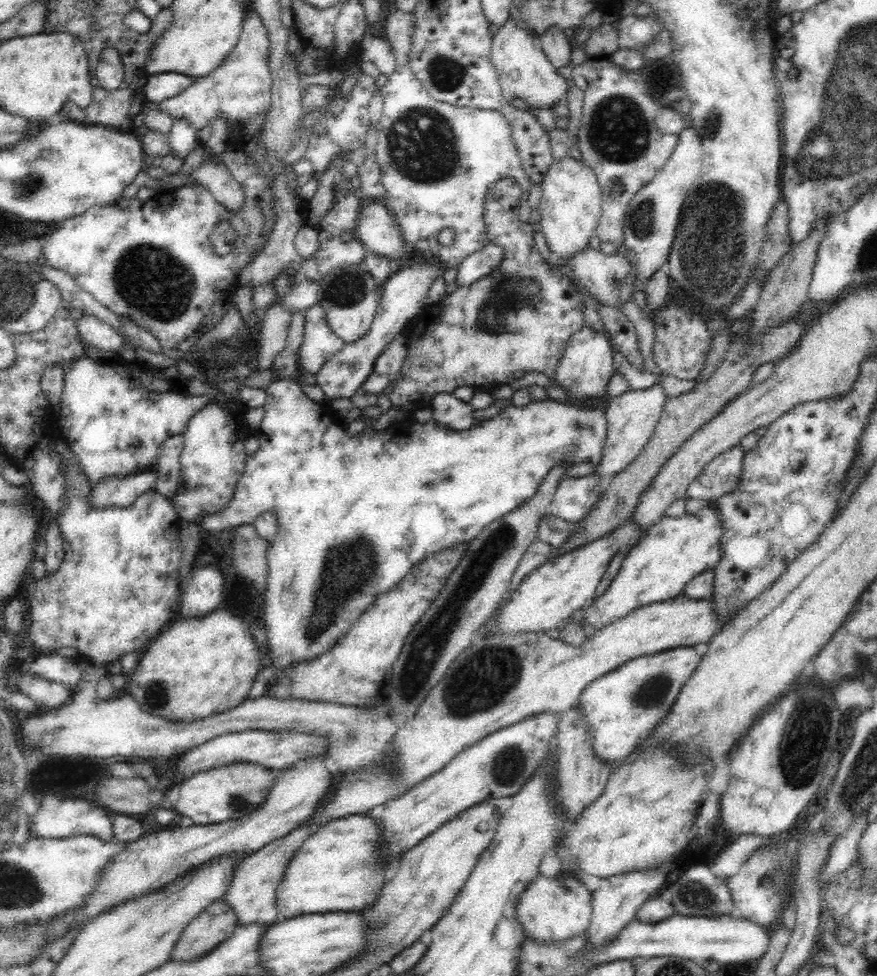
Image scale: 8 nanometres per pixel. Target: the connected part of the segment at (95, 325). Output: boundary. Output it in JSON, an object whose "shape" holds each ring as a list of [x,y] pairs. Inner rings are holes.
{"shape":[[[81,313],[81,316],[76,318],[74,325],[76,325],[76,333],[84,345],[111,354],[122,348],[123,336],[116,332],[110,324],[102,322],[91,314]]]}

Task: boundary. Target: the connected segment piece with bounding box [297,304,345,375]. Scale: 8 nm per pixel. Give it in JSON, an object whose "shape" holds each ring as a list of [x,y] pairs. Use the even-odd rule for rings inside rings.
{"shape":[[[318,304],[306,310],[303,342],[298,350],[300,368],[306,374],[317,374],[328,358],[332,358],[345,344],[334,334],[326,318],[326,311]]]}

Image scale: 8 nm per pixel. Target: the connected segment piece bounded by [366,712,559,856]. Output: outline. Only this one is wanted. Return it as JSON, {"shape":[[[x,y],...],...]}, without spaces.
{"shape":[[[540,712],[500,728],[459,752],[446,766],[415,784],[403,795],[367,811],[368,816],[381,822],[381,834],[386,832],[384,835],[391,856],[416,847],[430,832],[476,802],[516,794],[553,747],[558,719],[558,712]]]}

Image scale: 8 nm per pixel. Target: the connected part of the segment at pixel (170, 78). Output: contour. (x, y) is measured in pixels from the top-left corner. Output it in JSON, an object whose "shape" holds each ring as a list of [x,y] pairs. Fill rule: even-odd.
{"shape":[[[160,72],[160,74],[149,75],[145,85],[145,101],[162,103],[168,98],[178,96],[186,92],[186,88],[194,84],[198,78],[175,72]]]}

